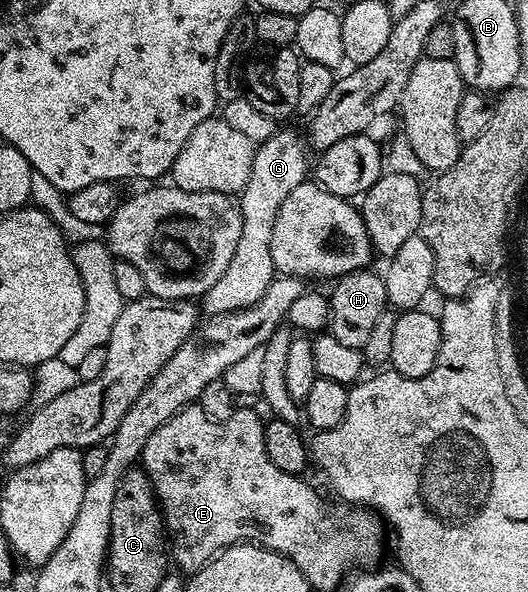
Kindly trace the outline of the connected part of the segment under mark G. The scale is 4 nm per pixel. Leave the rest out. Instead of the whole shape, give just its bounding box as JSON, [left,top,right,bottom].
[202,128,310,315]

